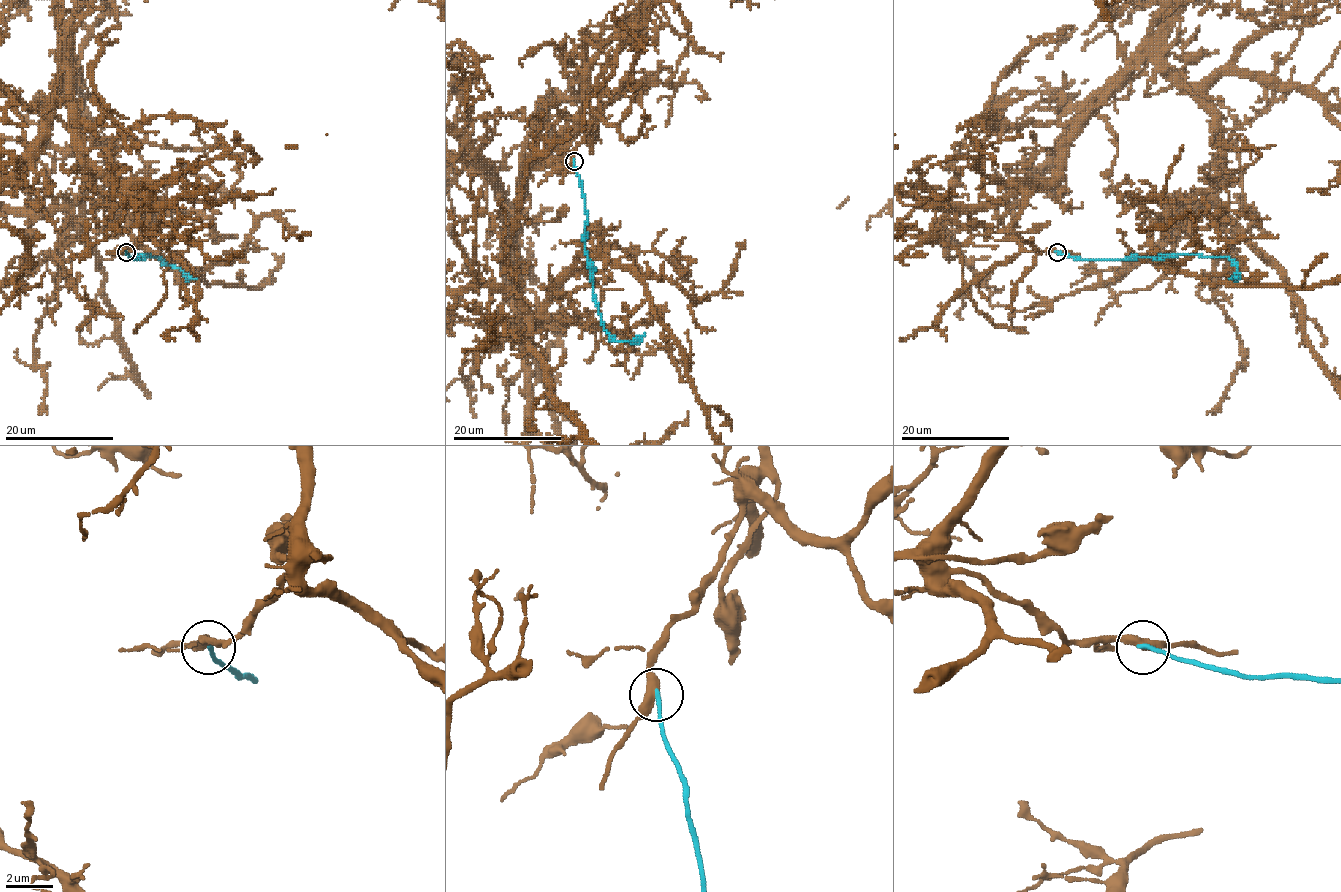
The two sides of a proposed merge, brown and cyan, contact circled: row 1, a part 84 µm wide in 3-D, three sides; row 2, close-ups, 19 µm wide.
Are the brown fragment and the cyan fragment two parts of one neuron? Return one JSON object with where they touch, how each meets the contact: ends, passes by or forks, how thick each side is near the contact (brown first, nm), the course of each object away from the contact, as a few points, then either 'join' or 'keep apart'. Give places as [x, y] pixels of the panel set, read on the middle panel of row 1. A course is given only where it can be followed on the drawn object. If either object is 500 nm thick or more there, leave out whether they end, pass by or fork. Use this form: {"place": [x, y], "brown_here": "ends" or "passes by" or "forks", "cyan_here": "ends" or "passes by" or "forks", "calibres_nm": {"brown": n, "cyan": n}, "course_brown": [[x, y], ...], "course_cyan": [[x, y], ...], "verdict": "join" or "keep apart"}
{"place": [574, 161], "brown_here": "passes by", "cyan_here": "ends", "calibres_nm": {"brown": 400, "cyan": 180}, "course_brown": [[574, 161], [593, 115], [595, 128], [528, 176], [512, 298], [551, 395], [592, 441]], "course_cyan": [[574, 161], [587, 214], [587, 264], [603, 328], [616, 340], [623, 342], [635, 342], [645, 333]], "verdict": "keep apart"}

